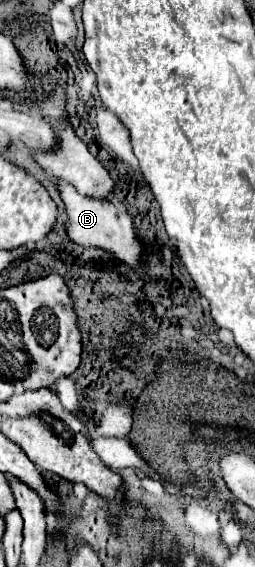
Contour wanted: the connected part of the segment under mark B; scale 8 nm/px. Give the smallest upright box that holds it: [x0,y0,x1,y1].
[54,181,142,267]

